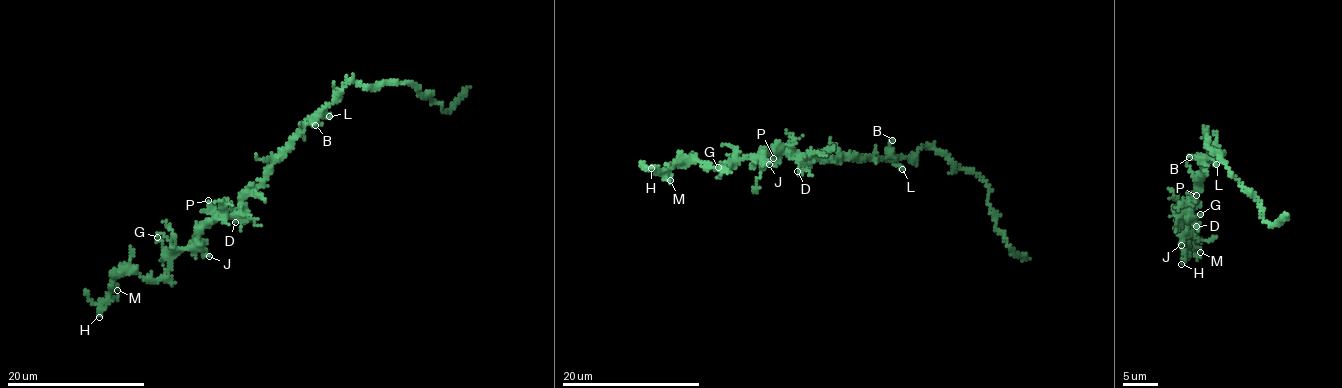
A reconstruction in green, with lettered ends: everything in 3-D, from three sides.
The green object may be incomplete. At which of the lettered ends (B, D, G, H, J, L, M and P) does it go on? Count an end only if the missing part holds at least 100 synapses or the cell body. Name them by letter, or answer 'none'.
H

